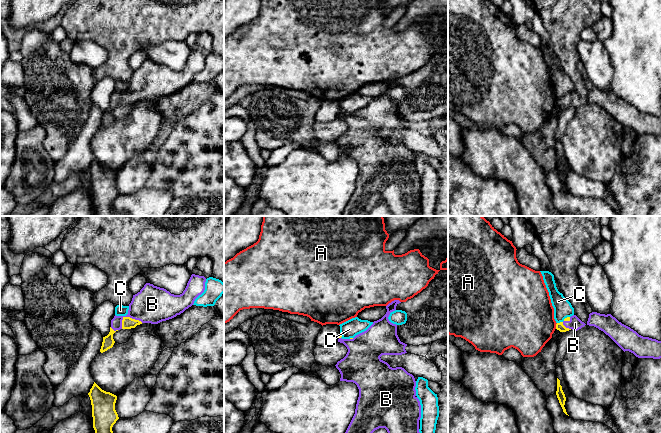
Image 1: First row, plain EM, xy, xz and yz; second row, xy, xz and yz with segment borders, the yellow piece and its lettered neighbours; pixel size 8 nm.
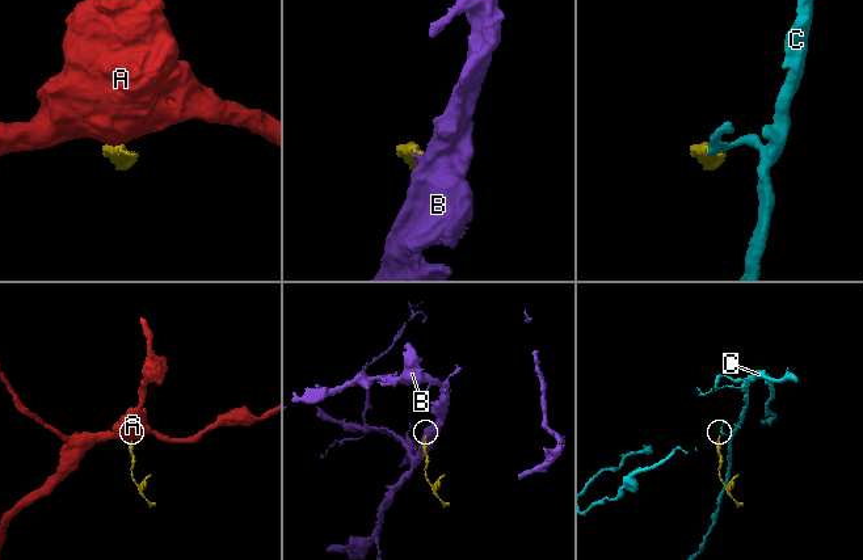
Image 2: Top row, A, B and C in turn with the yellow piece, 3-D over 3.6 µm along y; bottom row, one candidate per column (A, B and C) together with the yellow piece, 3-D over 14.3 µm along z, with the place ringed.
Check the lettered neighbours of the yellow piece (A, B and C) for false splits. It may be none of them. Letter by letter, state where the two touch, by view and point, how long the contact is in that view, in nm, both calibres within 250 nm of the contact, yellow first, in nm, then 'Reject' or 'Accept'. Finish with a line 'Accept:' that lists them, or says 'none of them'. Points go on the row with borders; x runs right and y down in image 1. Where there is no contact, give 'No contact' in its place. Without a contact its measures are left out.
A: Touches yellow at yz (556, 326). Shared border 50 nm. Thickness 60 nm (yellow) against 460 nm. Reject
B: Touches yellow at xy (127, 317). Shared border 180 nm. Thickness 100 nm (yellow) against 300 nm. Accept
C: Touches yellow at yz (564, 320). Shared border 120 nm. Thickness 30 nm (yellow) against 140 nm. Reject
Accept: B

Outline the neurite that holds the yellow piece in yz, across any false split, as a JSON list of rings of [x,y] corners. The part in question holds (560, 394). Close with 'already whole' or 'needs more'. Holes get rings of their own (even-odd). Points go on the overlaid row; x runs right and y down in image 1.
[[[557,378],[557,391],[556,391],[556,395],[557,395],[557,398],[559,400],[560,405],[561,405],[561,407],[563,409],[563,412],[566,415],[568,415],[567,412],[566,412],[566,409],[564,407],[565,401],[566,401],[566,397],[565,397],[565,394],[564,394],[564,392],[562,390],[562,386],[560,385],[560,380],[558,378]]]; already whole

